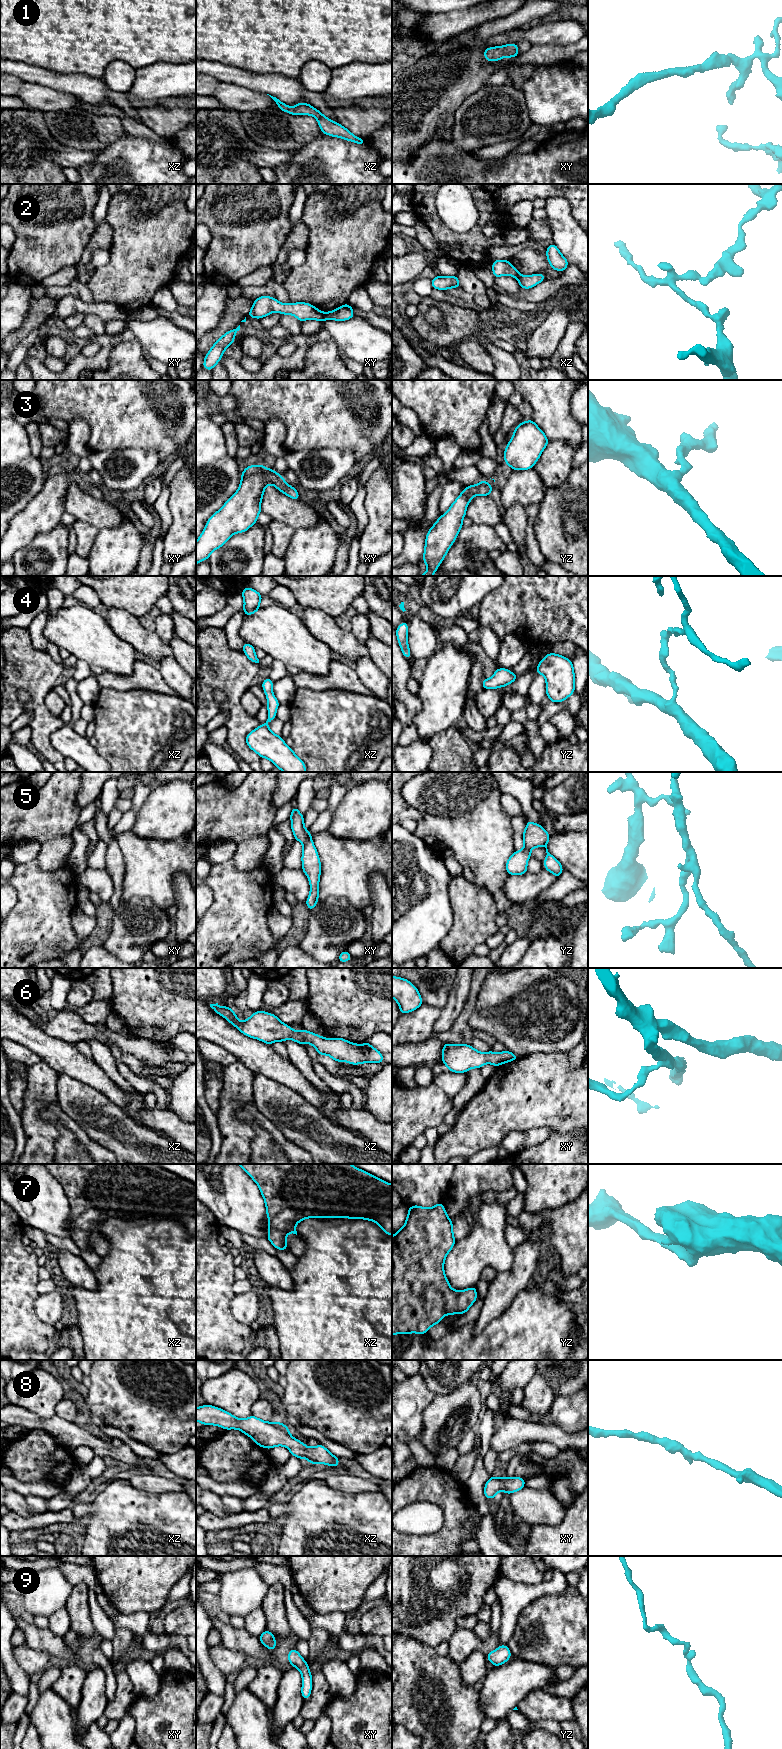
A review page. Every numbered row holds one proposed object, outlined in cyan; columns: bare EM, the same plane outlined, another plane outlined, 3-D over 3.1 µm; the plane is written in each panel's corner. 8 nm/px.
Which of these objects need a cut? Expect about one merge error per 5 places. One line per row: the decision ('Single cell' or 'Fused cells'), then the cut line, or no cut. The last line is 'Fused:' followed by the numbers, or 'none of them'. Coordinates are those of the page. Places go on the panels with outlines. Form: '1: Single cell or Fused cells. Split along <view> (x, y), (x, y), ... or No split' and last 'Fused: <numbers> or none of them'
1: Single cell. No split
2: Fused cells. Split along xy (324, 313), (322, 320)
3: Single cell. No split
4: Single cell. No split
5: Single cell. No split
6: Single cell. No split
7: Single cell. No split
8: Single cell. No split
9: Single cell. No split
Fused: 2

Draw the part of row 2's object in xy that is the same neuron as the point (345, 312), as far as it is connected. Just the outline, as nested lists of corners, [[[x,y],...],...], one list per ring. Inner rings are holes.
[[[346,303],[337,308],[336,310],[324,313],[323,321],[330,319],[336,321],[345,321],[353,317],[354,317],[353,308],[348,303]]]

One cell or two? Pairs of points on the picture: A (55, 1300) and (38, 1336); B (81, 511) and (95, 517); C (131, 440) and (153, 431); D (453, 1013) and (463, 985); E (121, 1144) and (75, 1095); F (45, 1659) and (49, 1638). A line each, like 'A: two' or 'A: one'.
A: two
B: one
C: one
D: one
E: one
F: two

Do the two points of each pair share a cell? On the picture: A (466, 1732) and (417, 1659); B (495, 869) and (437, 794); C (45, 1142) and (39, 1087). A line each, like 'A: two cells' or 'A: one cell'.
A: one cell
B: one cell
C: one cell

